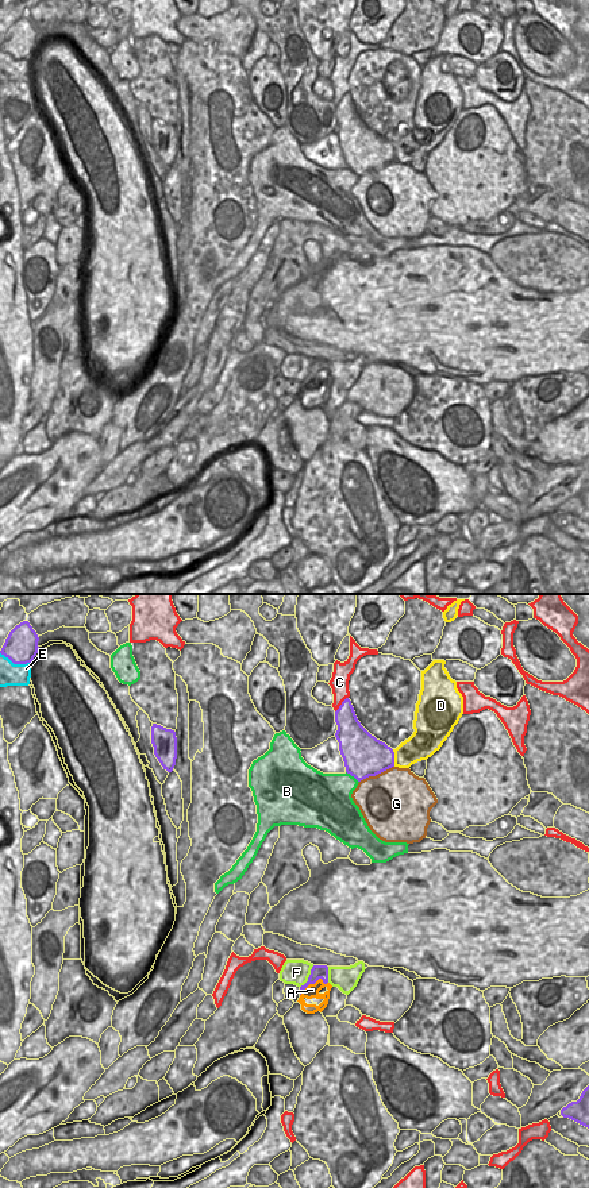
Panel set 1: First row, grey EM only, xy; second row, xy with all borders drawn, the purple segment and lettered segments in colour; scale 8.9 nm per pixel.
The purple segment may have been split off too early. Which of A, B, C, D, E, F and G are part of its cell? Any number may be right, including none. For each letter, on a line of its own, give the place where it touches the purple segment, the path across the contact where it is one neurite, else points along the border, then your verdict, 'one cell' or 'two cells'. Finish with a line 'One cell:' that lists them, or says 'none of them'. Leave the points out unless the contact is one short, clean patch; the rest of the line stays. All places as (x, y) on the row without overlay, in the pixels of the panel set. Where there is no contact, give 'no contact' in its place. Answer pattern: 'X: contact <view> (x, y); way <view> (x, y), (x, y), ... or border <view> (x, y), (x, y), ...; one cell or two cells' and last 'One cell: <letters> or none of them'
A: contact xy (312, 378); way xy (318, 367), (318, 373), (312, 378), (312, 385); one cell
B: contact xy (353, 170); two cells
C: contact xy (341, 100); two cells
D: contact xy (393, 153); two cells
E: contact xy (15, 58); two cells
F: contact xy (310, 371); border xy (314, 361), (308, 374), (300, 382); two cells
G: contact xy (376, 169); two cells
One cell: A

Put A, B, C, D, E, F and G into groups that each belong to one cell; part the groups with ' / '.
A / B / C / D / E / F / G

